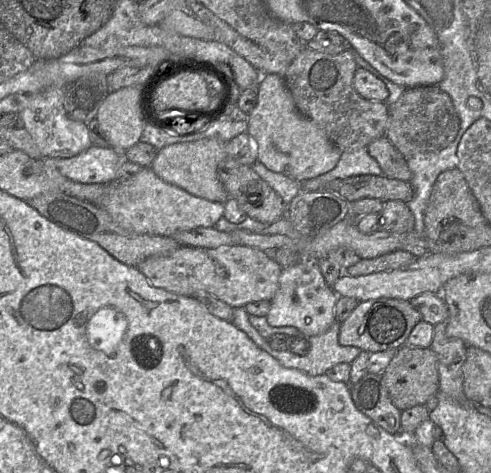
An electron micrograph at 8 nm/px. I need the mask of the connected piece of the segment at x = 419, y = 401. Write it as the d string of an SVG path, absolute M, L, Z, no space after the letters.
M403 345L397 349L395 356L382 372L382 378L389 398L400 411L423 405L439 391L437 356L429 347Z

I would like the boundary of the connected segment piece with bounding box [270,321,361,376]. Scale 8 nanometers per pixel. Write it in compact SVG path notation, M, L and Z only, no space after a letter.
M334 321L331 326L322 334L308 338L309 351L306 355L296 355L288 350L270 350L270 355L286 368L296 369L311 376L324 374L328 369L339 363L351 363L361 353L361 350L354 346L342 346L338 342L339 322Z

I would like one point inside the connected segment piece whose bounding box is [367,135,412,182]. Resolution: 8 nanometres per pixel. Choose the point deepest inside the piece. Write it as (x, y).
(393, 164)

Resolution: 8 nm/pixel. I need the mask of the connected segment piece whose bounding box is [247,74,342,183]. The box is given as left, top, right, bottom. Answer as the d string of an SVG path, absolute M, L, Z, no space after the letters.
M262 74L257 88L257 104L247 119L247 133L254 140L257 161L299 183L331 171L339 162L342 151L330 141L323 129L300 114L283 75Z

